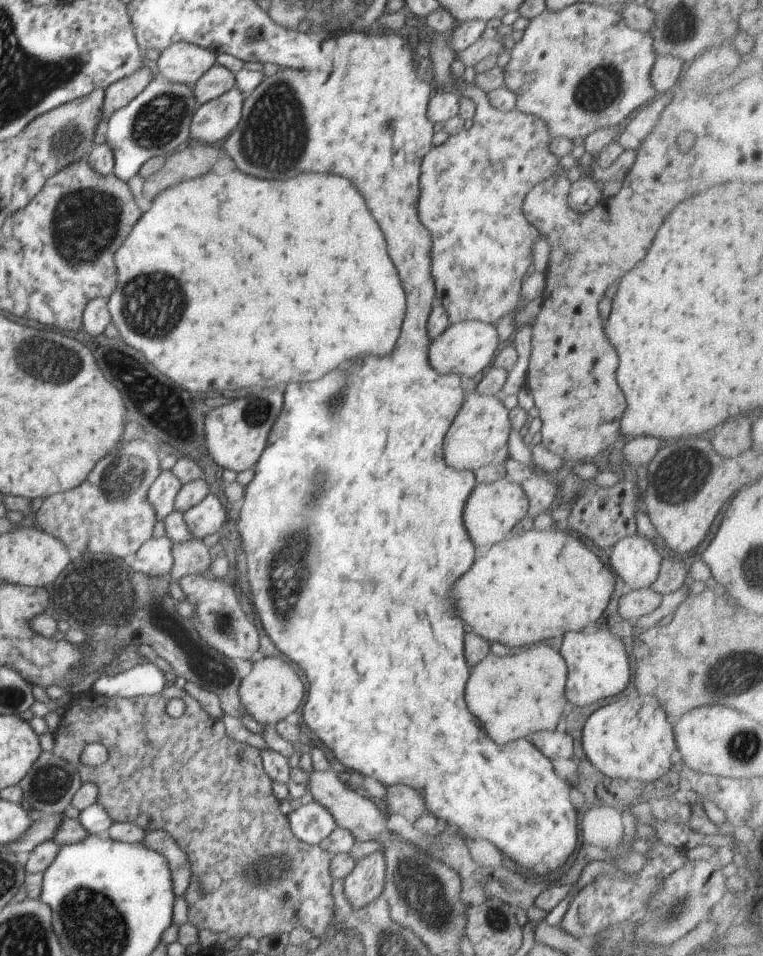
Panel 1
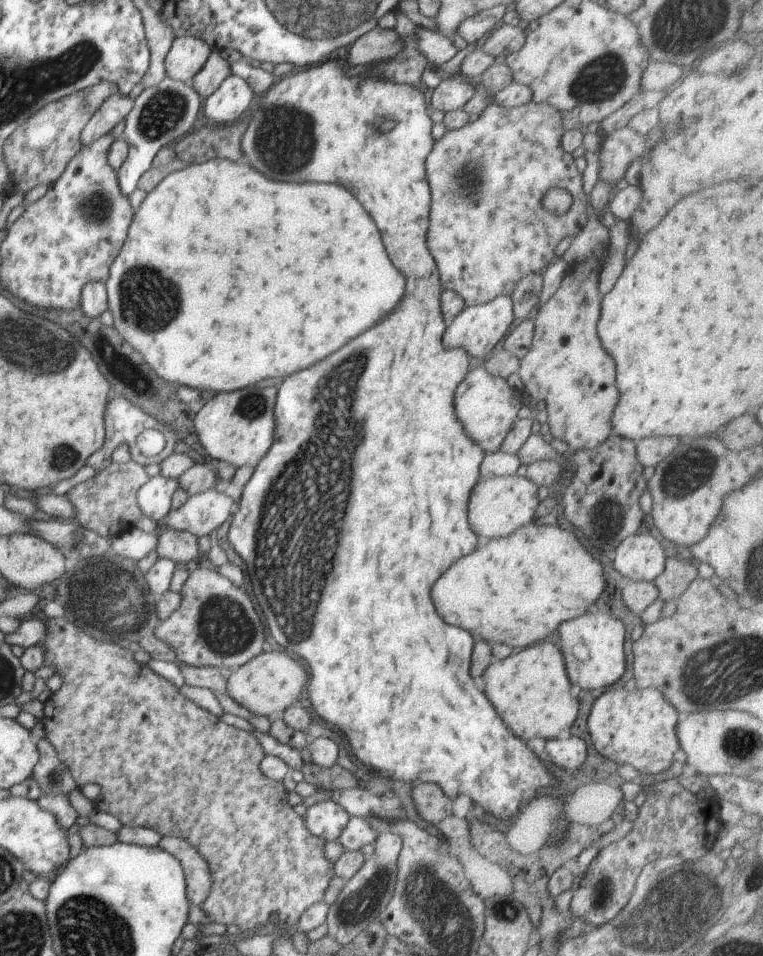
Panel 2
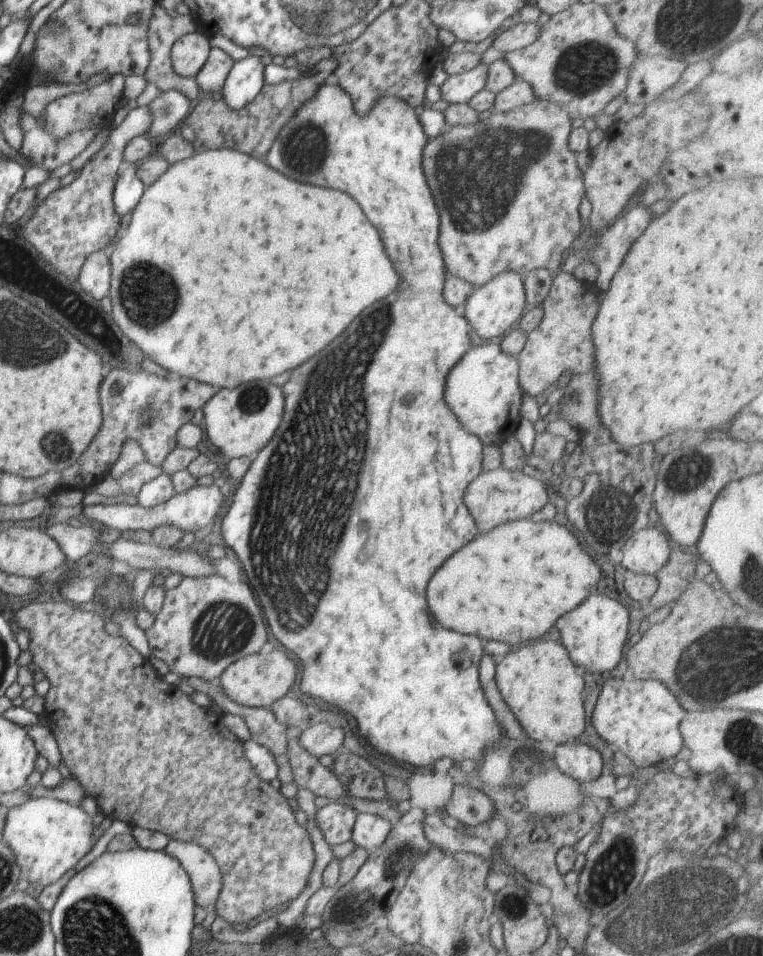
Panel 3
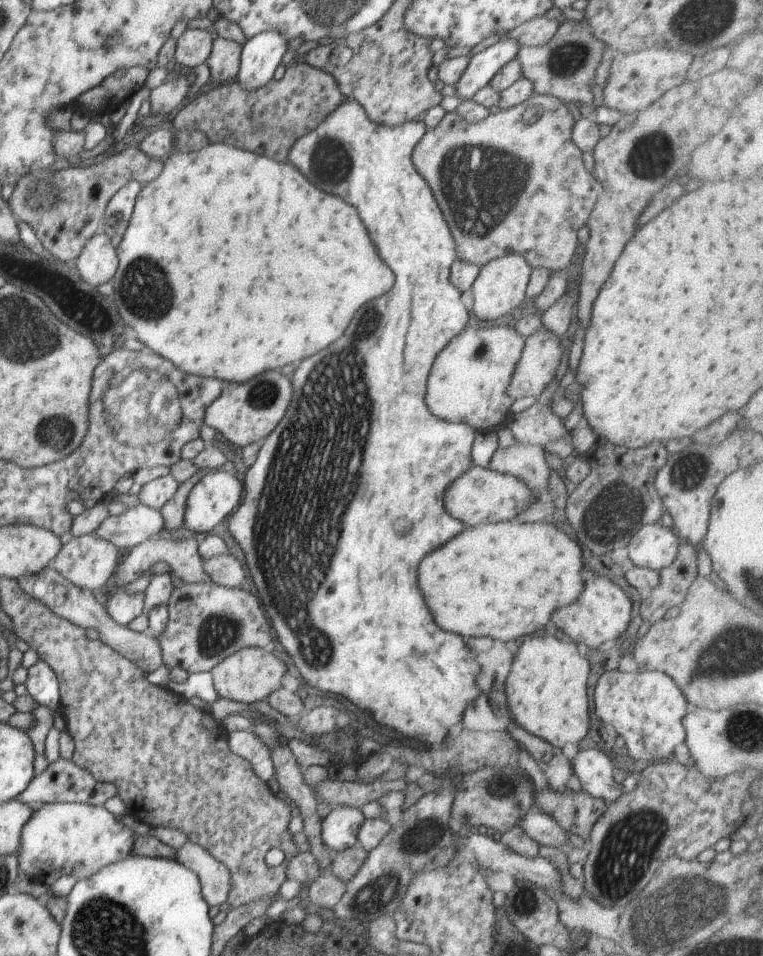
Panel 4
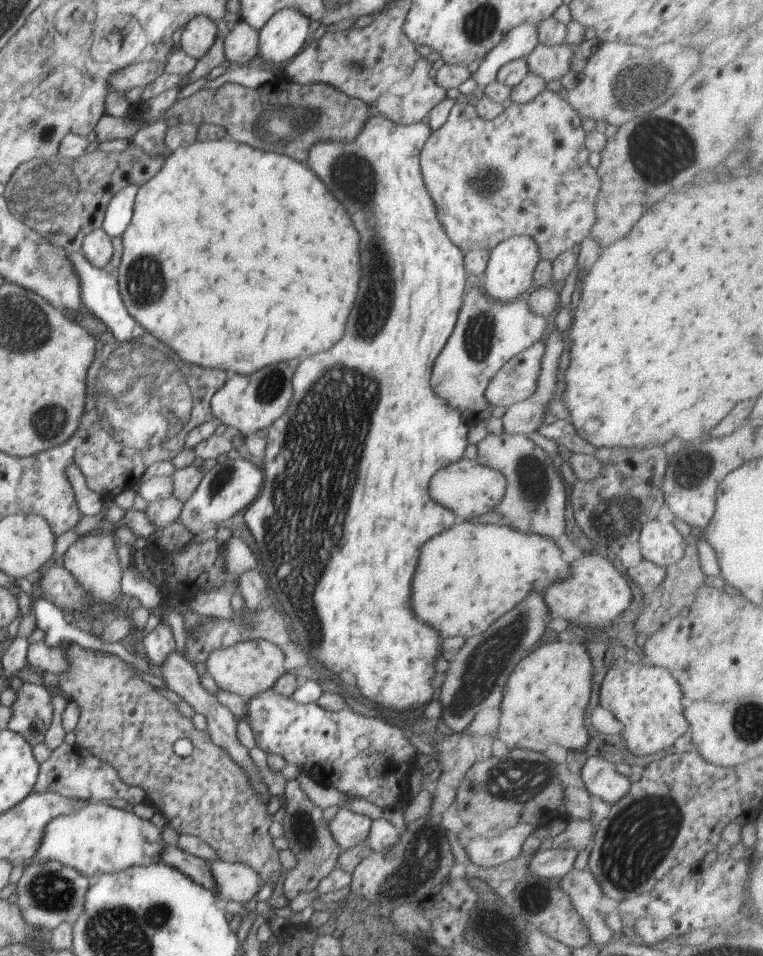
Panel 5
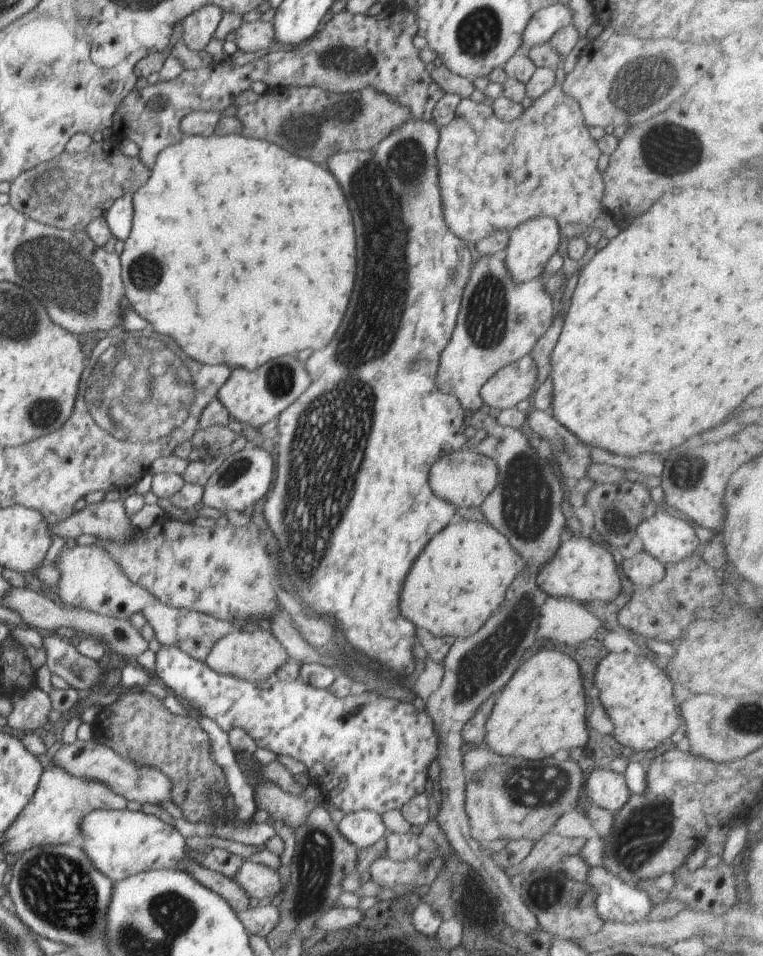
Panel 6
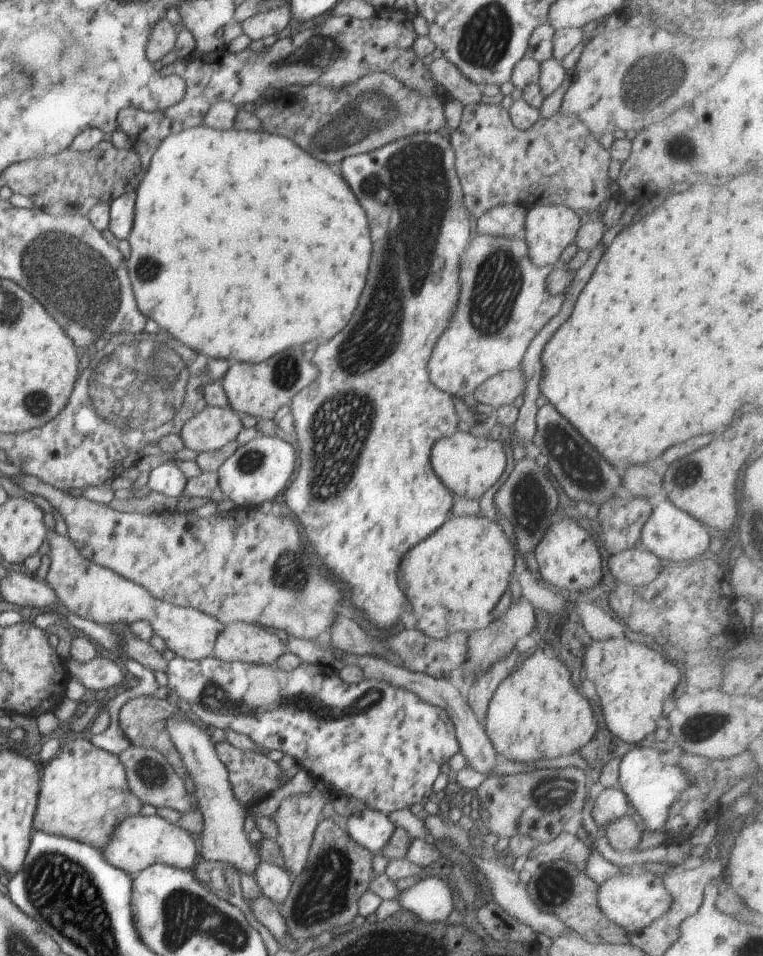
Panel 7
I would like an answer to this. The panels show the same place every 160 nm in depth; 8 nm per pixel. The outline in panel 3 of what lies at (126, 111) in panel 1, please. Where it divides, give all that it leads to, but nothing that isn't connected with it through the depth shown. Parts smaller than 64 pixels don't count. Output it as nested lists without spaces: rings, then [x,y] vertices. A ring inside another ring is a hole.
[[[178,89],[162,91],[148,106],[152,124],[146,136],[152,139],[156,146],[175,132],[178,124],[181,124],[192,110],[191,101]],[[130,163],[123,166],[116,180],[113,191],[113,204],[120,220],[136,208],[146,188],[142,180],[139,180],[136,176],[140,163]]]

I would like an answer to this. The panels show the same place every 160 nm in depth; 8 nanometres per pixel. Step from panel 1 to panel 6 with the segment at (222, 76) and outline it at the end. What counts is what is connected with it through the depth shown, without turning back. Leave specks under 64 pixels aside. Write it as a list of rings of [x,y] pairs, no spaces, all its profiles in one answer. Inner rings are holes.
[[[263,20],[245,22],[237,29],[236,46],[244,53],[260,52],[271,46],[274,40],[274,24]]]

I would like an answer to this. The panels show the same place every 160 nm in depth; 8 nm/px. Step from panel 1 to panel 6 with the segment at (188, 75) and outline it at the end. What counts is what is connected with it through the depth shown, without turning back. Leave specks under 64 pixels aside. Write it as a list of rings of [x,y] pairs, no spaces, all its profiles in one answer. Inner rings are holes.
[[[205,5],[184,18],[183,44],[192,51],[204,51],[214,37],[222,18],[222,10],[215,5]]]

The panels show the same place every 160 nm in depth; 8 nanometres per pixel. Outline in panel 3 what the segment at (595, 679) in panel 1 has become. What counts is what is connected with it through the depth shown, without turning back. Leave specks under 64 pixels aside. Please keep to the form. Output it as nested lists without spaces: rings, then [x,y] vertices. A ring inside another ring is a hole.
[[[590,594],[575,610],[562,616],[555,626],[572,662],[584,670],[600,674],[614,670],[622,658],[623,646],[628,642],[629,612],[630,606],[624,599],[613,600],[608,596]],[[608,678],[594,708],[592,724],[597,735],[624,752],[631,763],[642,768],[654,764],[659,768],[682,749],[679,725],[685,716],[686,710],[681,708],[678,698],[658,680]]]

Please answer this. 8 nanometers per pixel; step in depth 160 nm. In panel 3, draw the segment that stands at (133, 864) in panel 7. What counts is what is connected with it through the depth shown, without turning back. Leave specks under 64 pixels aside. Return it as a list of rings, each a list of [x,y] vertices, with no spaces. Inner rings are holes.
[[[49,797],[28,800],[8,809],[1,841],[13,852],[22,879],[46,887],[68,876],[68,872],[91,850],[92,831],[96,827],[81,805]]]

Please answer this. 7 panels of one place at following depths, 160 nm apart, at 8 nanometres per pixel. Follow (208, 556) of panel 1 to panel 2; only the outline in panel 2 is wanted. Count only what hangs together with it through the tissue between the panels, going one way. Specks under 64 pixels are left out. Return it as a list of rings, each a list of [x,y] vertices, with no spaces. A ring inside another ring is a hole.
[[[167,529],[157,540],[158,558],[164,558],[175,564],[189,564],[193,567],[203,560],[199,551],[198,540],[187,531]]]

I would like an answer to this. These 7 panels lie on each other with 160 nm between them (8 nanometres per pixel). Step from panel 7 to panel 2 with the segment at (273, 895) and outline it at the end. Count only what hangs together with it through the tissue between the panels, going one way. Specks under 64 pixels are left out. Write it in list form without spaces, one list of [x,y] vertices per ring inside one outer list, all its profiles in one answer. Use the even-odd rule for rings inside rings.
[[[163,834],[159,848],[180,862],[184,872],[188,901],[190,905],[201,907],[210,896],[214,884],[206,858],[198,852],[196,846],[192,846],[182,837]]]

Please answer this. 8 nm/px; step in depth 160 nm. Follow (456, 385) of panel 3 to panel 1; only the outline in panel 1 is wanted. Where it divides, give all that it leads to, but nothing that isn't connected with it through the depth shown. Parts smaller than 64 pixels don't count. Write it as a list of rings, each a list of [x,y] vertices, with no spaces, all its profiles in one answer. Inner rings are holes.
[[[476,388],[466,391],[465,401],[446,434],[444,458],[446,464],[458,472],[476,472],[484,467],[502,465],[509,457],[508,434],[510,434],[510,410],[500,404],[501,395],[481,395]]]

